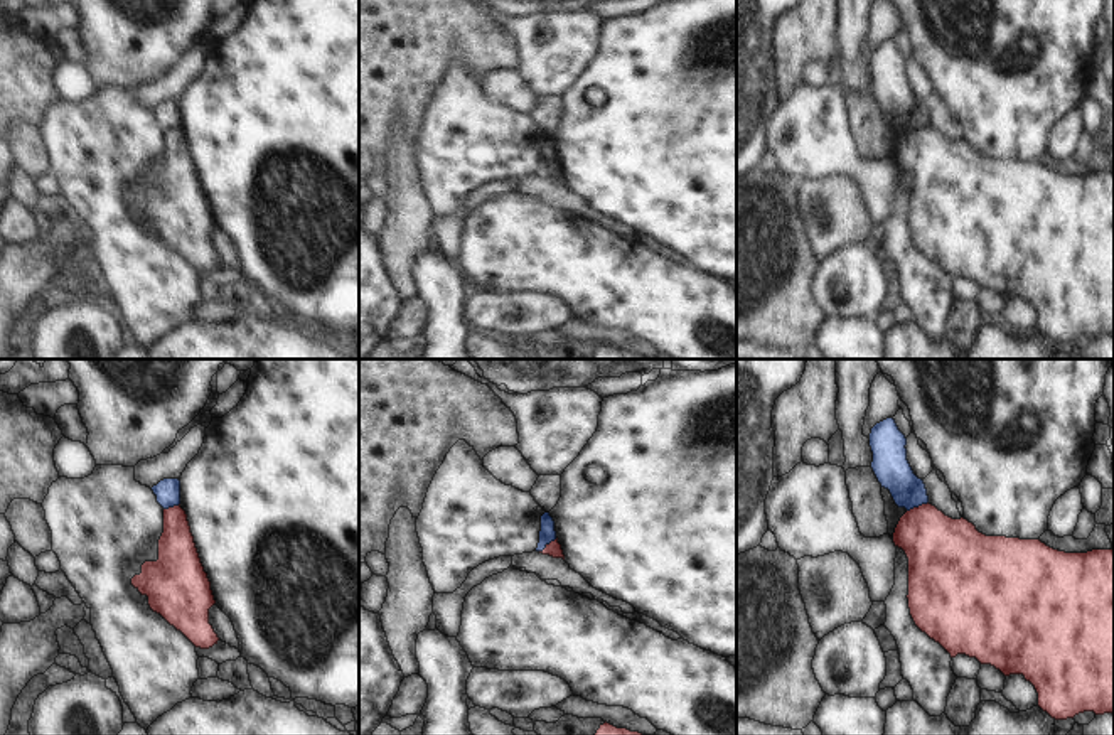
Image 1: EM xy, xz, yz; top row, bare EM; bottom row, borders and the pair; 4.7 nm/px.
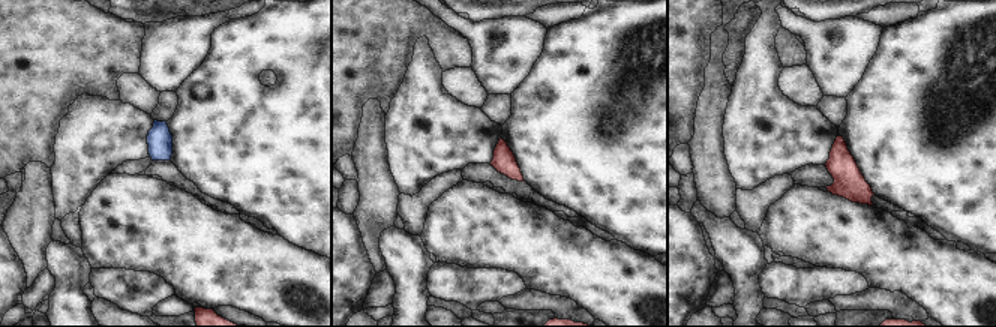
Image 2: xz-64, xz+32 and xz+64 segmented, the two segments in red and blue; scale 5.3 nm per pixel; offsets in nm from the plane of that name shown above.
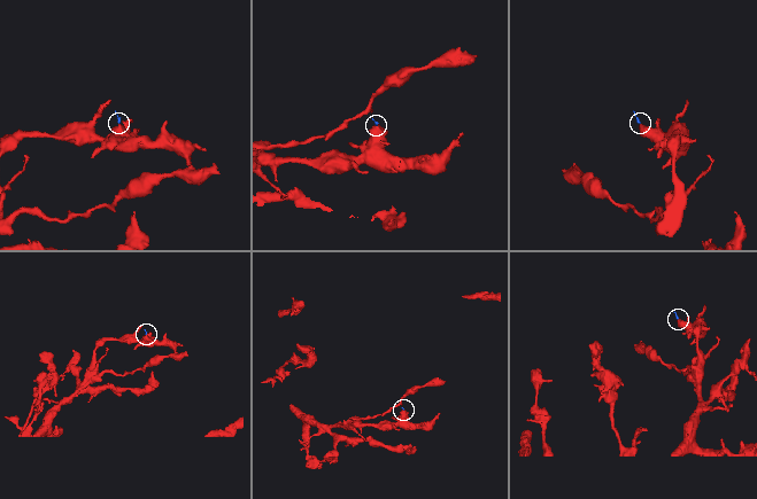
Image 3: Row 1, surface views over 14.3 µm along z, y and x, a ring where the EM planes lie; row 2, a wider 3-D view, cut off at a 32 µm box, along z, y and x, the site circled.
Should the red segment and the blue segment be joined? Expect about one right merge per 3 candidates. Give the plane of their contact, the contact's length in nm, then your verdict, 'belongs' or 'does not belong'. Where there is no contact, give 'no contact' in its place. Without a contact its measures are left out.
yz | 120 nm | does not belong

